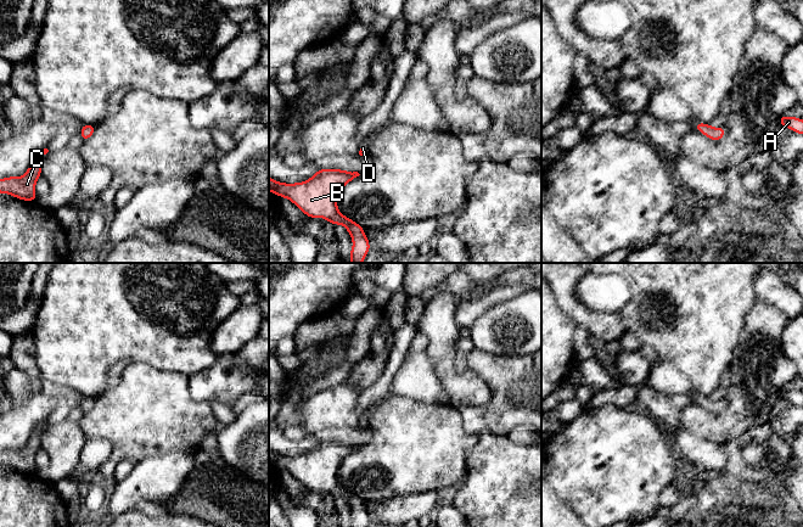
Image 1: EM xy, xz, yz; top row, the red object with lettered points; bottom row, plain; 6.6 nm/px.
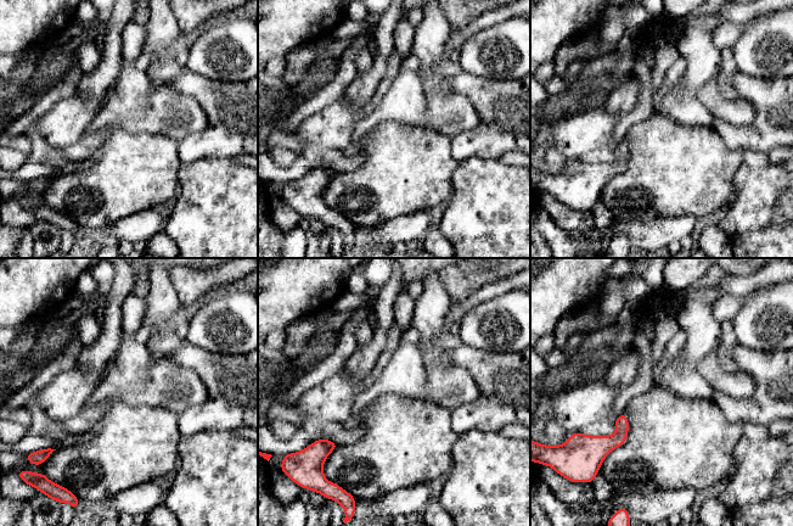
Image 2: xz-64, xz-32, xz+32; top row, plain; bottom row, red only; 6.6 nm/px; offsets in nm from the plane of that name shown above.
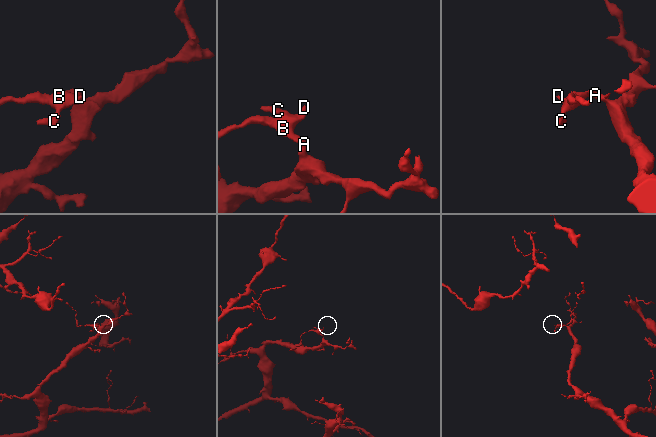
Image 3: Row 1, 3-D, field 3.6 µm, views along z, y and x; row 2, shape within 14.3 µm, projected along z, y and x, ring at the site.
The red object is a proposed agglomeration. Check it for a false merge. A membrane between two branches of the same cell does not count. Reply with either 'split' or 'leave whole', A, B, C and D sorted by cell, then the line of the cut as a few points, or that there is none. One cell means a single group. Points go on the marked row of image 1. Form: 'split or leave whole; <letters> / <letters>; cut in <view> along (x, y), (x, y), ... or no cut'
leave whole; A B C D; no cut

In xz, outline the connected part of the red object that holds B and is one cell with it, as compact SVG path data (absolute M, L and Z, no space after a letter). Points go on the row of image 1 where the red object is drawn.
M319 169L309 180L297 184L279 183L269 176L269 191L292 201L309 218L321 217L333 225L343 224L354 245L350 263L361 263L370 250L364 228L337 209L337 197L343 186L359 175L358 172Z

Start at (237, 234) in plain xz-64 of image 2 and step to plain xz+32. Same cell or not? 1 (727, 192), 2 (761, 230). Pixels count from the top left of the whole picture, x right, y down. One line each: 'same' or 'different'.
1: different
2: same

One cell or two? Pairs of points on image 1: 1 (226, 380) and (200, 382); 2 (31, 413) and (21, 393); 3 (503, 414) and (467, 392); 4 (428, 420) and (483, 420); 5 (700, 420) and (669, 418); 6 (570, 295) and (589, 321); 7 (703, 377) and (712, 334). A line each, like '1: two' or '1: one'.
1: one
2: two
3: two
4: two
5: two
6: one
7: one

